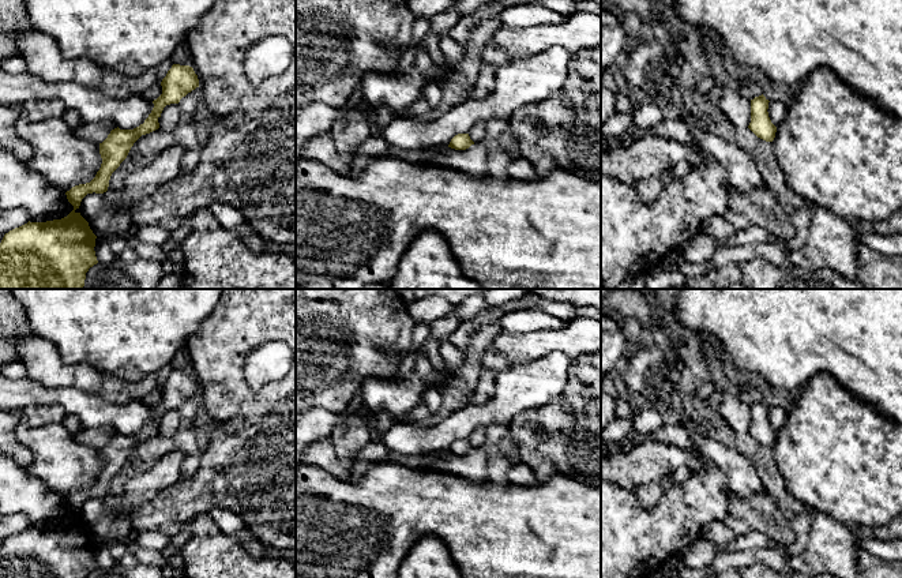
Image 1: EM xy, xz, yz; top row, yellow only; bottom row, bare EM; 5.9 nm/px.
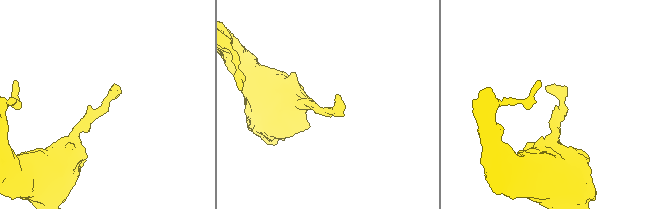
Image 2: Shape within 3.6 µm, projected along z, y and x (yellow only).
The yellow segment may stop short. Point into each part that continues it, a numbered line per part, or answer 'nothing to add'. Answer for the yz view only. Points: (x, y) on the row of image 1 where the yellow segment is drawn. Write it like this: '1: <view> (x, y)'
nothing to add

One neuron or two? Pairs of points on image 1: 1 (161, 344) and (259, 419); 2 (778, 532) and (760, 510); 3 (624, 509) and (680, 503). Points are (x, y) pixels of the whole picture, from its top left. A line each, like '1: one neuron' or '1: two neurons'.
1: two neurons
2: one neuron
3: one neuron

